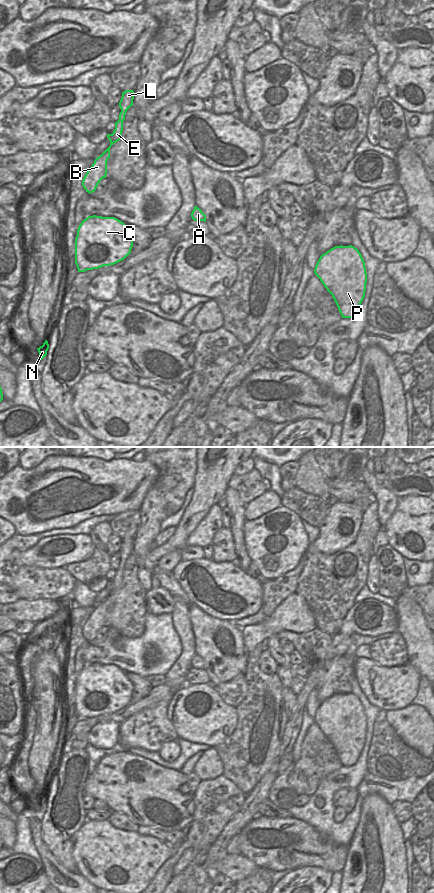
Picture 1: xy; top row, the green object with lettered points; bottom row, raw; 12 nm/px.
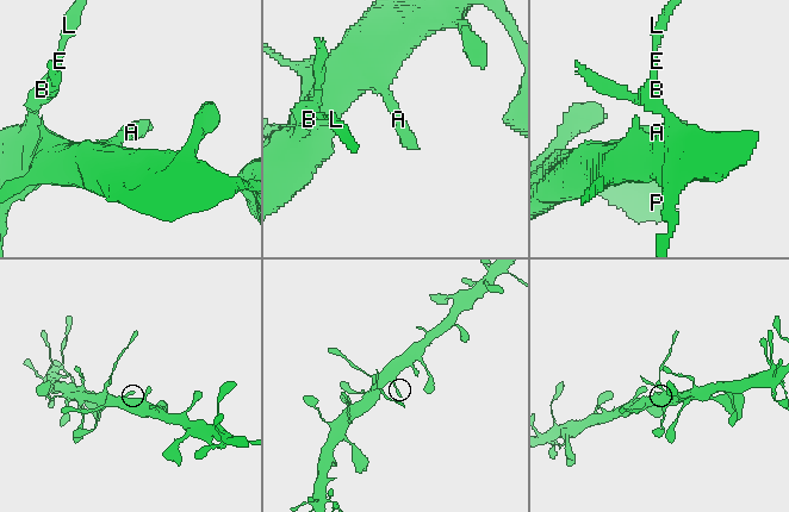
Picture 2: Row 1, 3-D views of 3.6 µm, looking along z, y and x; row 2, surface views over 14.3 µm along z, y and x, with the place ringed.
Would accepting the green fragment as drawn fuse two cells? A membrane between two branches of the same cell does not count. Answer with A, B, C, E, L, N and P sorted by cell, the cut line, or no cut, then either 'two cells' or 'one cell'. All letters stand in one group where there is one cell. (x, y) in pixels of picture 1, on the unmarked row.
A B C E N P / L | xy (119, 567), (123, 568) | two cells

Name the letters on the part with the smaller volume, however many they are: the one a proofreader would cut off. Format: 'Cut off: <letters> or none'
Cut off: L

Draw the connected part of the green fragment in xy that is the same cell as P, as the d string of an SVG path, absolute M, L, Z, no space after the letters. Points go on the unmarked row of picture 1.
M352 693L331 696L320 704L314 721L332 743L342 766L353 766L361 755L367 731L359 698Z

